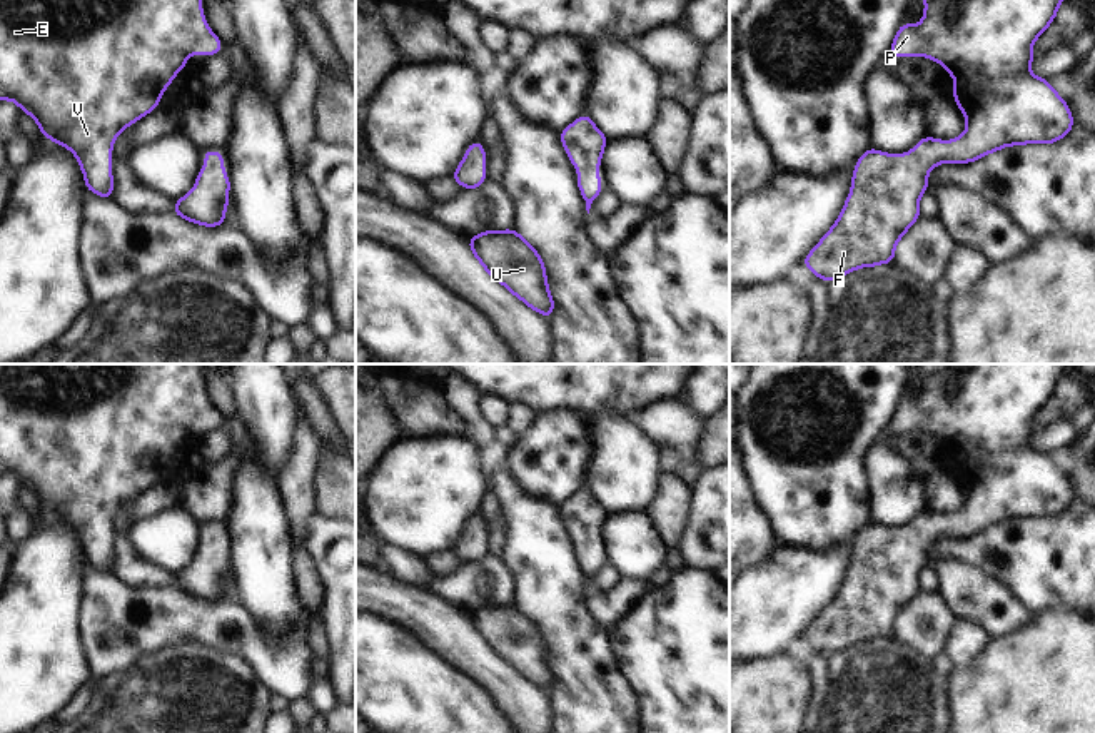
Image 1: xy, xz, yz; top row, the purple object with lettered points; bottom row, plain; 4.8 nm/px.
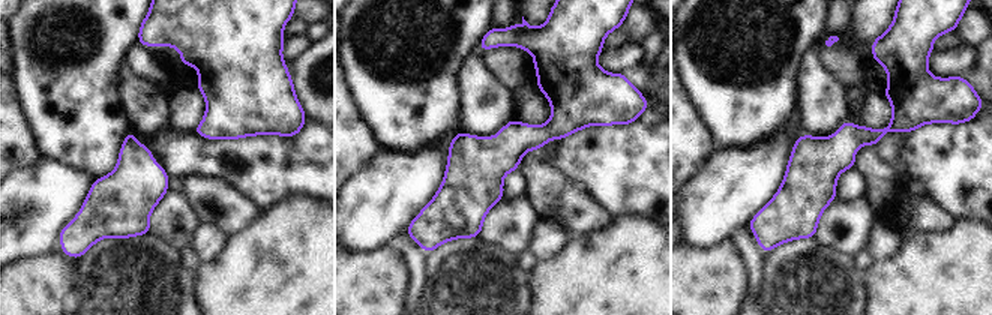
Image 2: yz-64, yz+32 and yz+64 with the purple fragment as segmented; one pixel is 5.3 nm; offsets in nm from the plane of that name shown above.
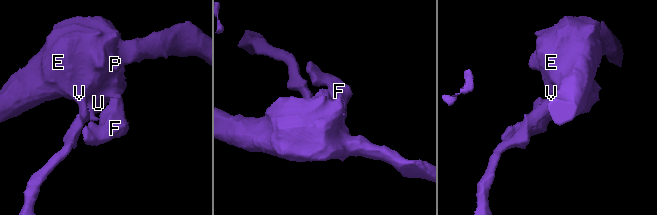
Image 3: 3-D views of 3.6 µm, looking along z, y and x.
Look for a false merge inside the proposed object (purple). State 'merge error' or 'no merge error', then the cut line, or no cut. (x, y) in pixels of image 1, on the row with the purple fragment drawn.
no merge error; cut none

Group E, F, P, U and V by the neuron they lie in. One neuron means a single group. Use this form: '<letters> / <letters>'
E F P U V

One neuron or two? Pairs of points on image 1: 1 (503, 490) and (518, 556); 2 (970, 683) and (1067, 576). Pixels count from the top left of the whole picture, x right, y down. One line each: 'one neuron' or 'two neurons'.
1: one neuron
2: two neurons

